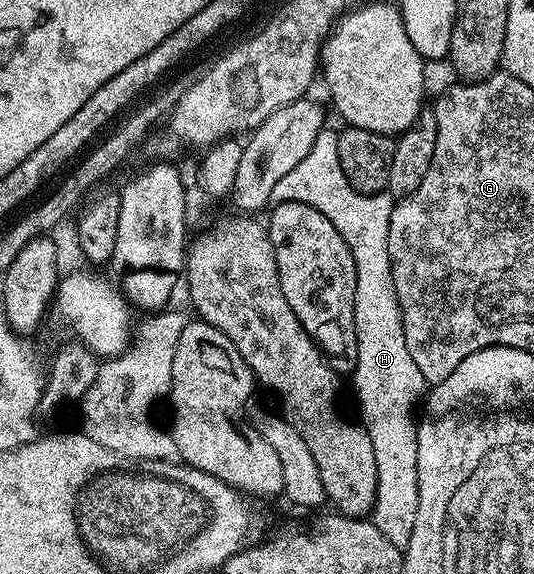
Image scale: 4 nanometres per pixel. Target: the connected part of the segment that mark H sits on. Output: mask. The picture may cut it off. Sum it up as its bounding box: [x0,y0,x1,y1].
[271,129,429,549]

